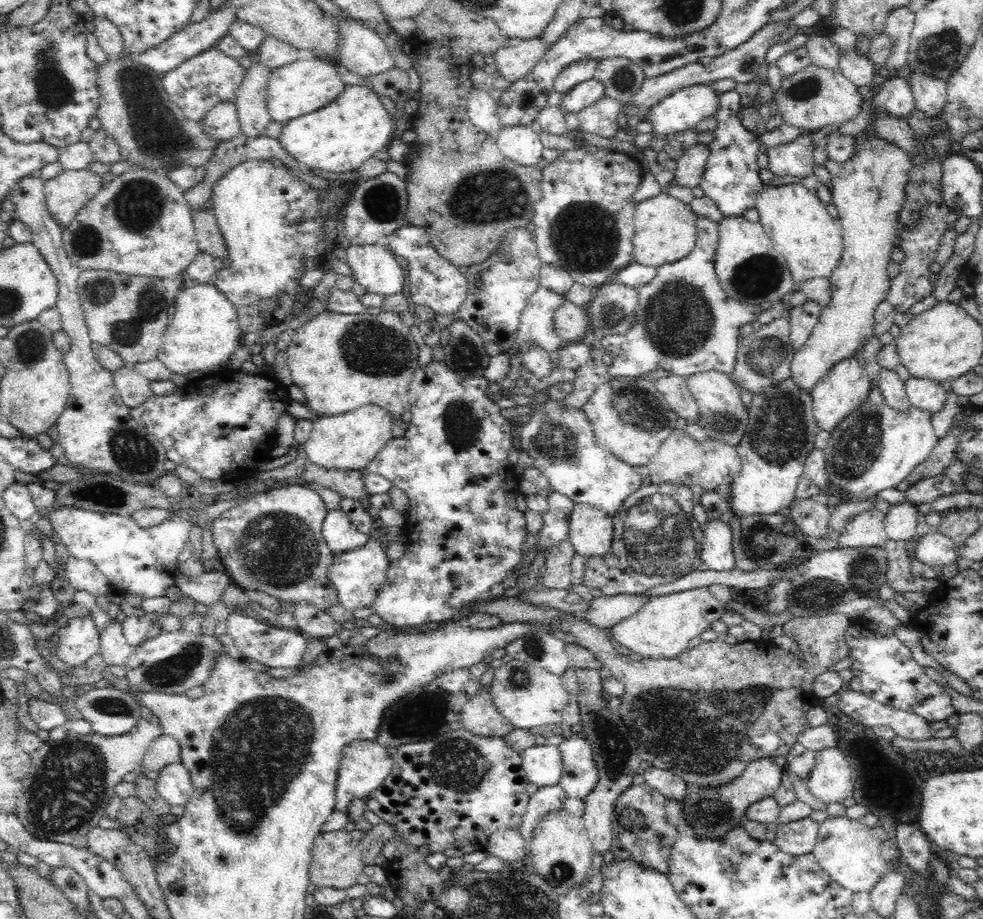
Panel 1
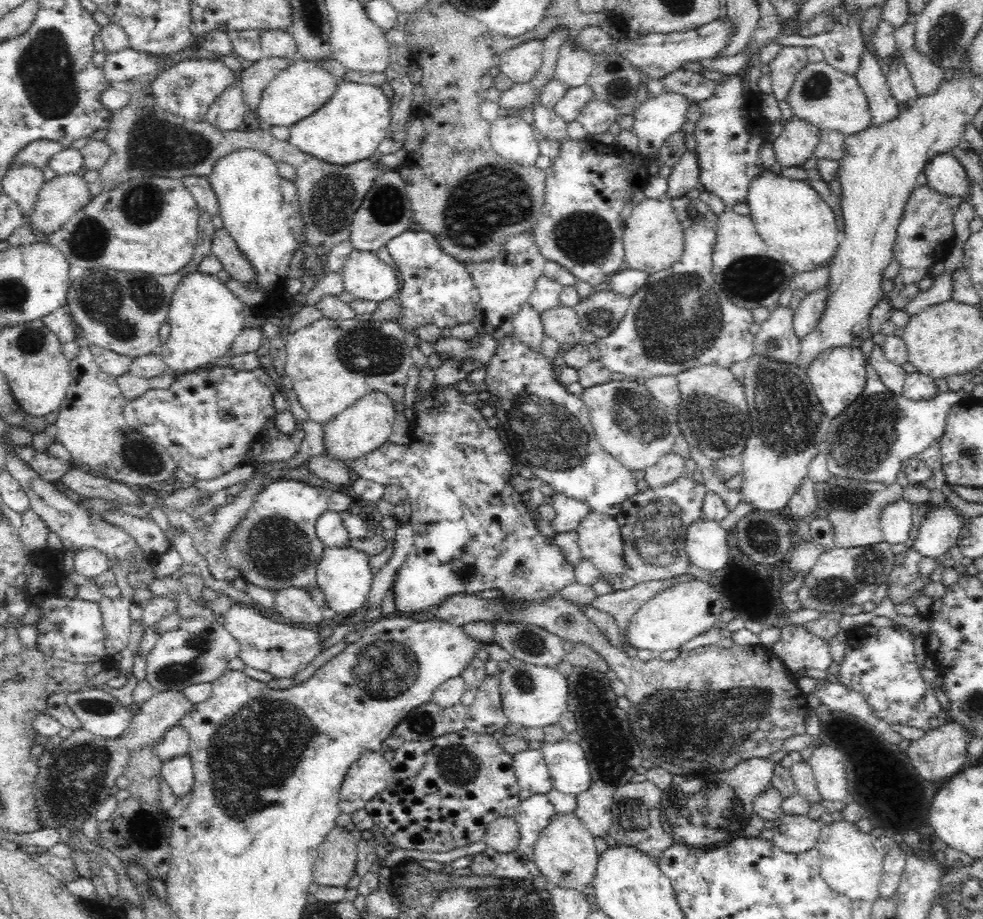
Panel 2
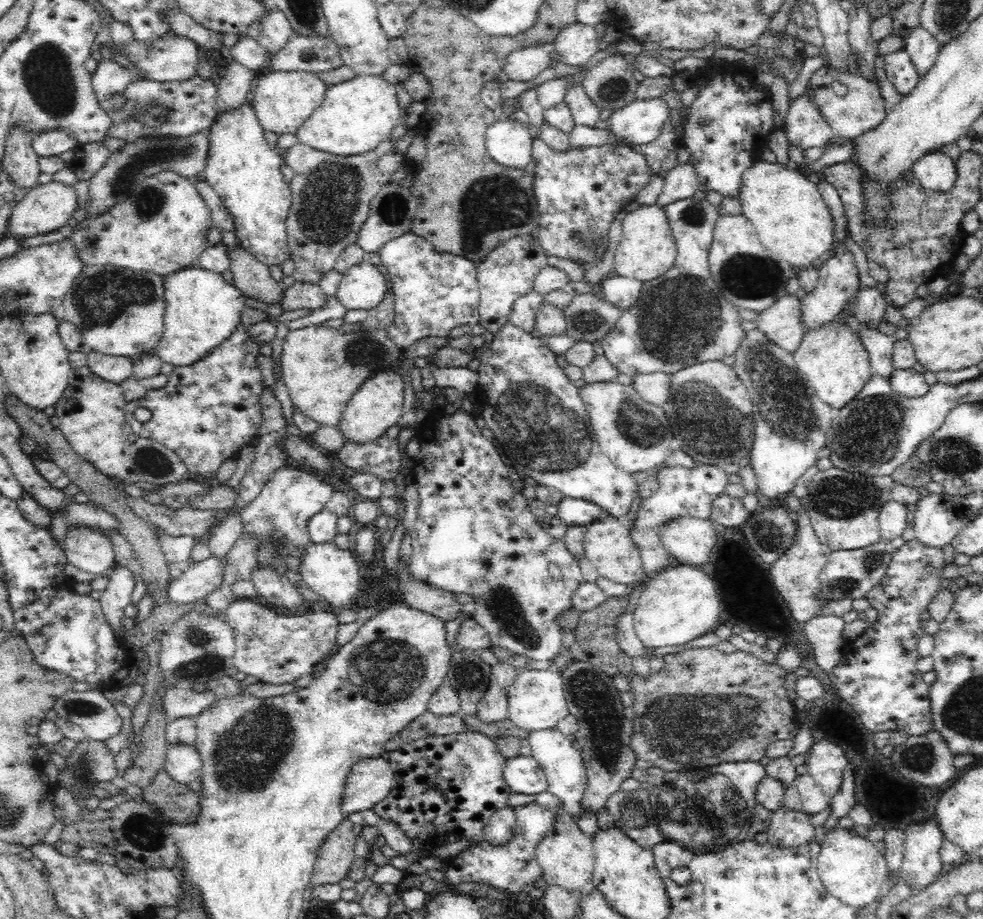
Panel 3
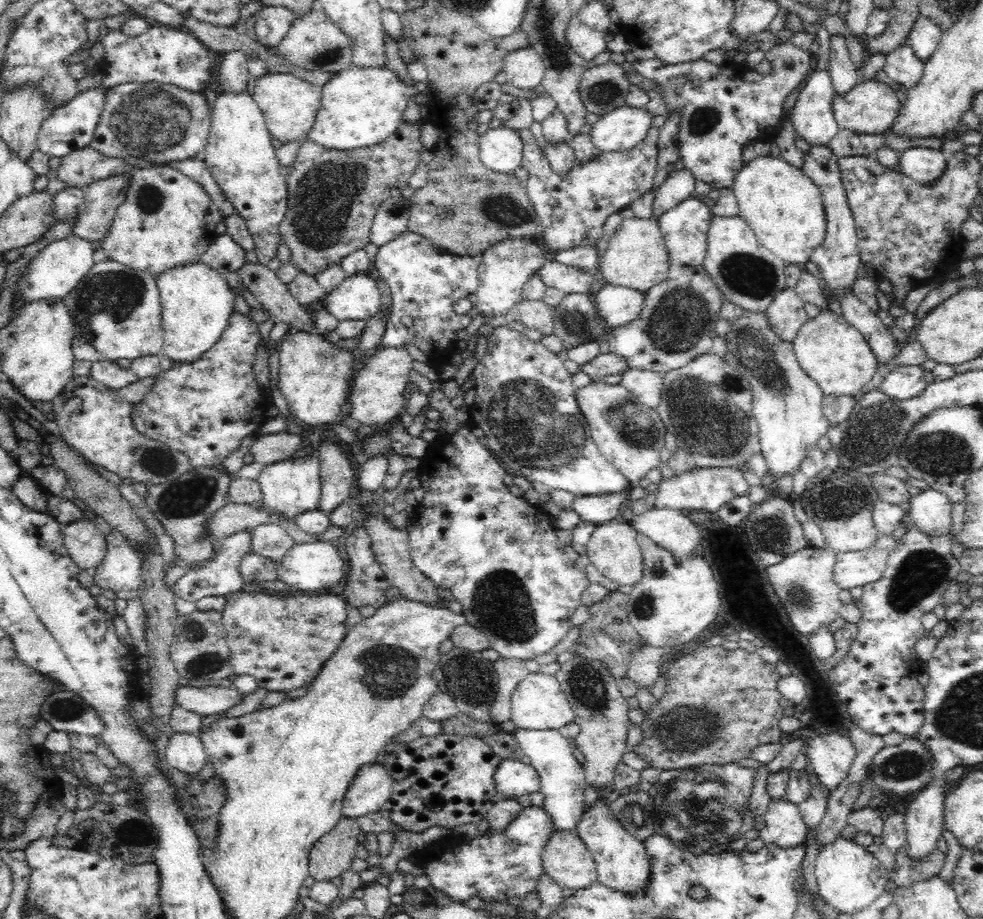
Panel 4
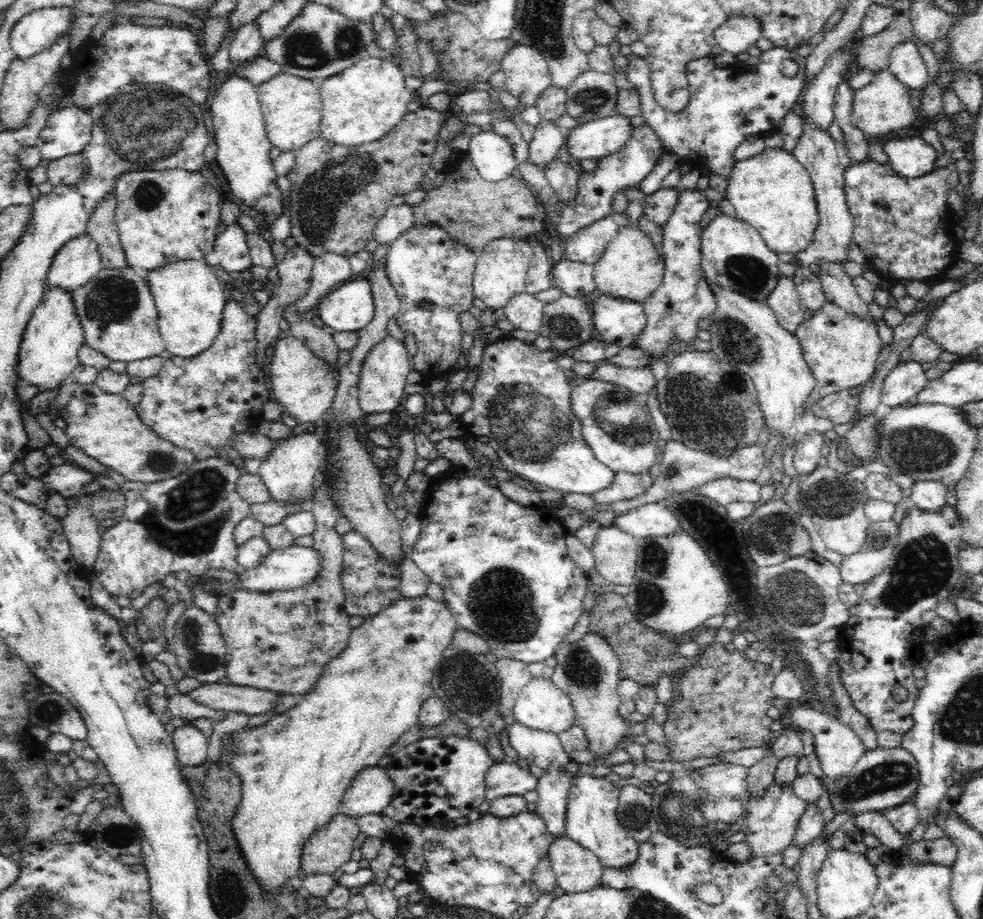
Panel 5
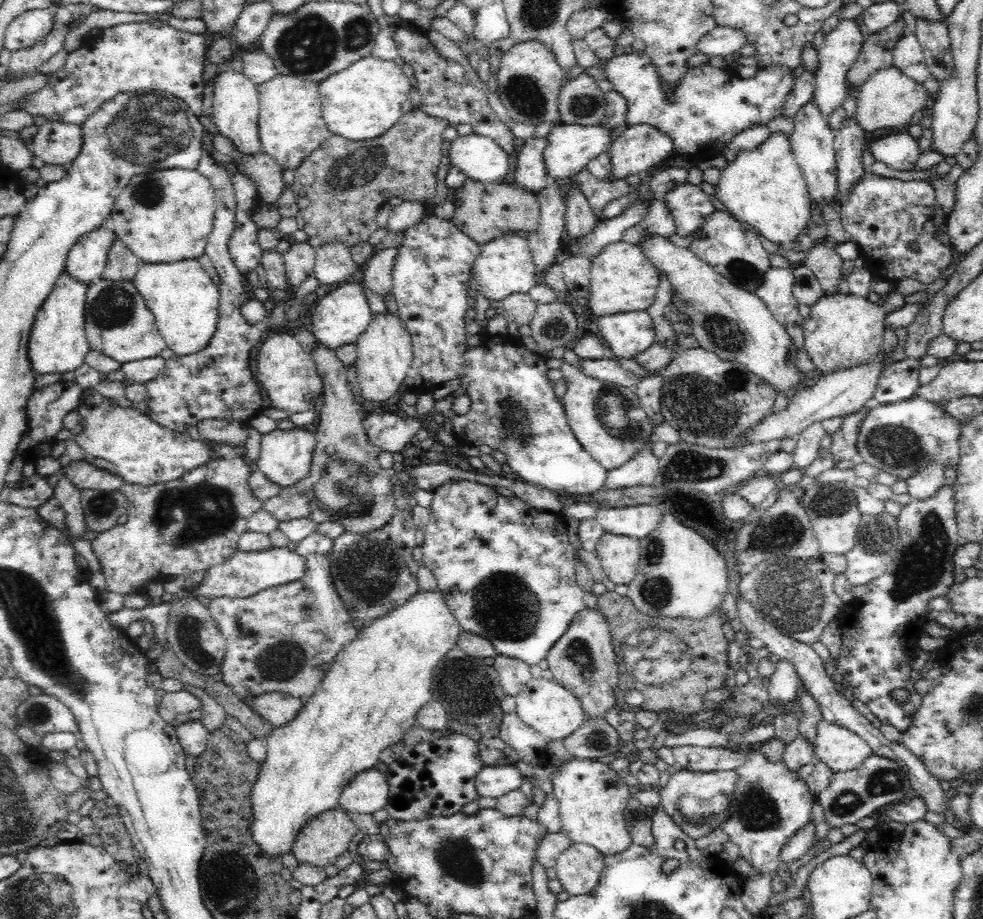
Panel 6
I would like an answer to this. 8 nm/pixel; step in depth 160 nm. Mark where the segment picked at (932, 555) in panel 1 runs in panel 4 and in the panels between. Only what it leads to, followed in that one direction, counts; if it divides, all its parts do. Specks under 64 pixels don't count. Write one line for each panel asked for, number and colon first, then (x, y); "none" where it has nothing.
2: (940, 528)
3: (937, 520)
4: (931, 510)

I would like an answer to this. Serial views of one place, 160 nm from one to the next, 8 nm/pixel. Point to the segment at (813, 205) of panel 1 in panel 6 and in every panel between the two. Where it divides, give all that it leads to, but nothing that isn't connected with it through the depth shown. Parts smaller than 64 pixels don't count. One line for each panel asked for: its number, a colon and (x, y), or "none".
2: (790, 216)
3: (792, 219)
4: (784, 207)
5: (773, 192)
6: (764, 187)

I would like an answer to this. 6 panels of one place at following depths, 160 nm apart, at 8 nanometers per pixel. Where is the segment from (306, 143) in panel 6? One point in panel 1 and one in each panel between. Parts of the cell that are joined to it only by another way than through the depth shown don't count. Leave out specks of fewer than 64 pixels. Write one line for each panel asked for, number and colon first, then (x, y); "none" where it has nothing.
1: (302, 87)
2: (299, 90)
3: (282, 101)
4: (289, 104)
5: (291, 105)

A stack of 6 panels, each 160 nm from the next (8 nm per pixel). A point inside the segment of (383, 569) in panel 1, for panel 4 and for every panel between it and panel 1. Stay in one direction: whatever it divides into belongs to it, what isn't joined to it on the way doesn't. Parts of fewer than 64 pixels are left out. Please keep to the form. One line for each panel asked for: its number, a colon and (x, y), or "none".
2: (344, 575)
3: (334, 574)
4: (308, 568)

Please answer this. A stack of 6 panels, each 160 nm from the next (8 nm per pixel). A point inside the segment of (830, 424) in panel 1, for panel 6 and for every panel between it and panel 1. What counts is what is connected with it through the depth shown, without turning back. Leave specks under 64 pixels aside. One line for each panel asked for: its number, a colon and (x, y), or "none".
2: (838, 375)
3: (834, 360)
4: (832, 352)
5: (841, 349)
6: (842, 330)

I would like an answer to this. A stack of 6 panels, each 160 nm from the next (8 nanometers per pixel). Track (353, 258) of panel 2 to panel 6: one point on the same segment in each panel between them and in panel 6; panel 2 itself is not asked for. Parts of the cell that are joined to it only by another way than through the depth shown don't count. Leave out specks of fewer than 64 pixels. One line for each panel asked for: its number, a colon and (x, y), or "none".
3: (362, 286)
4: (357, 297)
5: (350, 307)
6: (339, 318)

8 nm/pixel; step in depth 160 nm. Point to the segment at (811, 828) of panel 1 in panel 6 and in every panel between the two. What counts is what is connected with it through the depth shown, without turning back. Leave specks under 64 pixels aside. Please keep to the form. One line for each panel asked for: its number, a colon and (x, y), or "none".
2: (794, 834)
3: (788, 829)
4: (784, 826)
5: (772, 819)
6: (771, 803)

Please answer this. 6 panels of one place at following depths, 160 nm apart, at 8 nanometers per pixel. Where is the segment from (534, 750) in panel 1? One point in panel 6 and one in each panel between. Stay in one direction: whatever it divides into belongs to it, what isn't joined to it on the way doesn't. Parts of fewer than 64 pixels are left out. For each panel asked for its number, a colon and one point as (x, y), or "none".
2: (529, 766)
3: (523, 774)
4: (513, 778)
5: (506, 778)
6: (494, 781)

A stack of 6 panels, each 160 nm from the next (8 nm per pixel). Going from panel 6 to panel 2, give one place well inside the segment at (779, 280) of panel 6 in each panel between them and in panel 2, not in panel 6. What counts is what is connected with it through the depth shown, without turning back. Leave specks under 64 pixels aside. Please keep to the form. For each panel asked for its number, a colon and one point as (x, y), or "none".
2: (775, 340)
3: (781, 323)
4: (786, 314)
5: (784, 300)

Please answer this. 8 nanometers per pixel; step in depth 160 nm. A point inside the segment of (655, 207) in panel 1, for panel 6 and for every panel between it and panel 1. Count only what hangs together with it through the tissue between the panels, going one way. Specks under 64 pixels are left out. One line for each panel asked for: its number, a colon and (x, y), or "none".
2: (653, 239)
3: (647, 249)
4: (636, 257)
5: (630, 267)
6: (622, 279)

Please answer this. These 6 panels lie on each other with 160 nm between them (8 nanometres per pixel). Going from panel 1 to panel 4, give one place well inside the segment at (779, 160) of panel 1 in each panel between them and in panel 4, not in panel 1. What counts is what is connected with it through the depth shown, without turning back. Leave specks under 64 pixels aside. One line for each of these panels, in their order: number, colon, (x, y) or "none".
2: (796, 144)
3: (804, 126)
4: (812, 115)

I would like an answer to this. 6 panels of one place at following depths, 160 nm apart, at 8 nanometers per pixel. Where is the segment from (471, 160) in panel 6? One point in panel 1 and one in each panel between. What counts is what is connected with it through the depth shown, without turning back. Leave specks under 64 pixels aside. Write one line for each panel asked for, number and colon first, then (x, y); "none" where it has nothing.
1: (521, 144)
2: (513, 139)
3: (508, 142)
4: (501, 148)
5: (492, 155)

